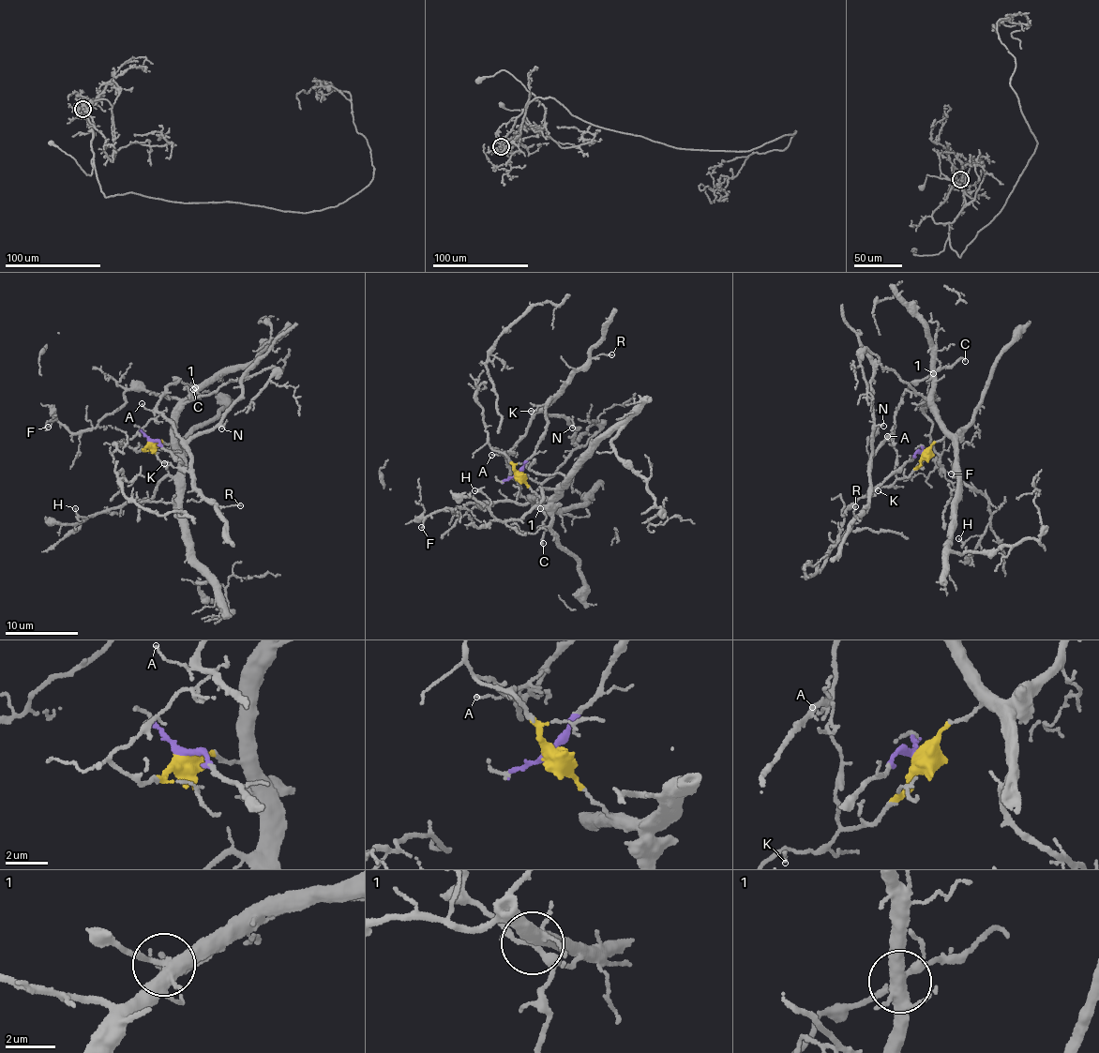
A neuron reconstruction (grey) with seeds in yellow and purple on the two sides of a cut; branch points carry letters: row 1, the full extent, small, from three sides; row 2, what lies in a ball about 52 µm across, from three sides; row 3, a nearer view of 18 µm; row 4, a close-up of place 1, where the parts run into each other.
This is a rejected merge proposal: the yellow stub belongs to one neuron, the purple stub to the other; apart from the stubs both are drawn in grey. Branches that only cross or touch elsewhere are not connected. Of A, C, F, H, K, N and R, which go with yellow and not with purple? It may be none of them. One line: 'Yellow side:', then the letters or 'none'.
Yellow side: F, H

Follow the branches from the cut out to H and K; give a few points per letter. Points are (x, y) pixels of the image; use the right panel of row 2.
H: (923, 453), (944, 436), (954, 440), (955, 472), (985, 496), (988, 504), (986, 530), (980, 536), (958, 538)
K: (923, 453), (915, 453), (915, 458), (888, 477), (877, 490)

